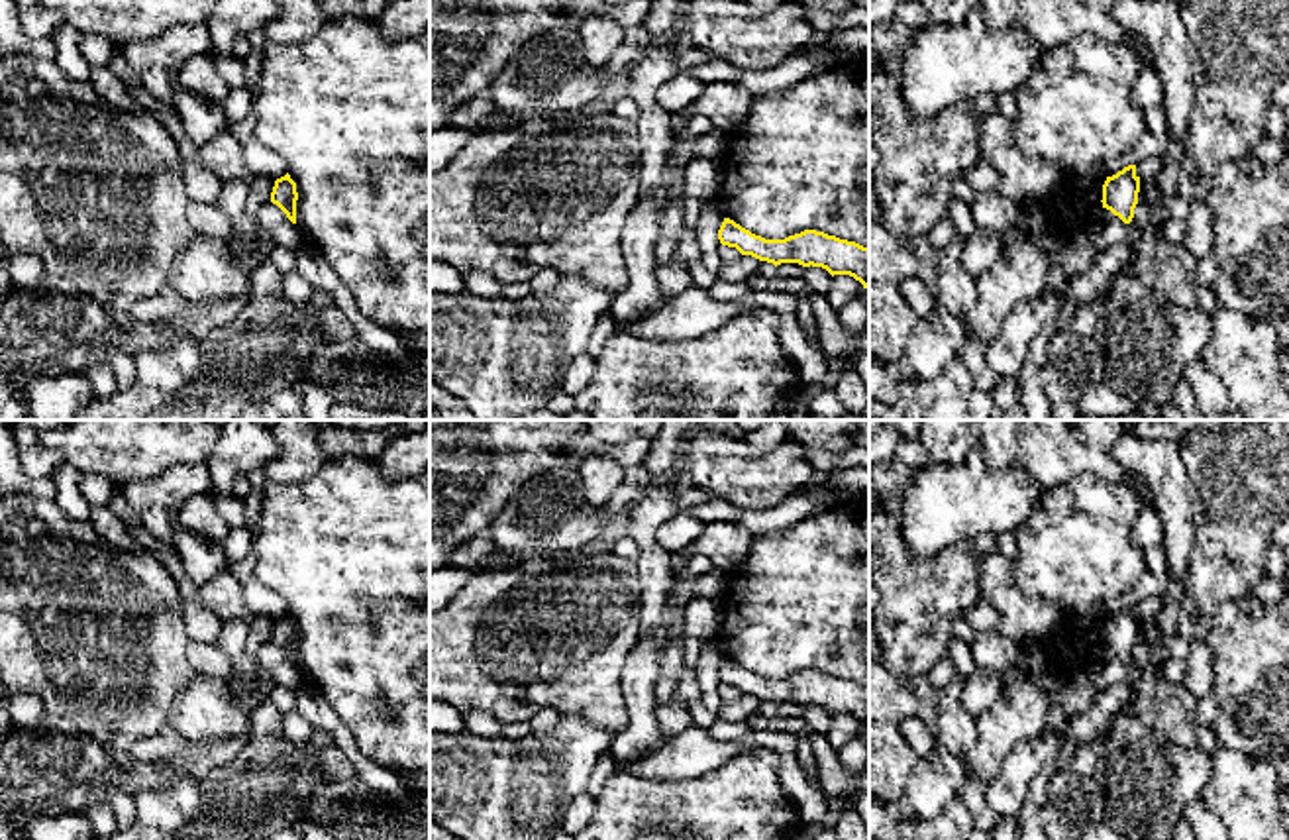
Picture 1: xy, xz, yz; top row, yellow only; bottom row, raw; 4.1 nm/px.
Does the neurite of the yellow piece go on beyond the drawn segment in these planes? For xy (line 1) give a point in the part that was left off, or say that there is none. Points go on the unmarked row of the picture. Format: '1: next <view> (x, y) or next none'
1: next none

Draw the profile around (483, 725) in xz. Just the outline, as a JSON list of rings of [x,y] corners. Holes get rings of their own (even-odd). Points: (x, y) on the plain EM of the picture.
[[[479,710],[463,712],[463,722],[465,730],[479,738],[496,738],[504,726],[492,714]]]

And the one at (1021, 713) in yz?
[[[1028,673],[1006,683],[997,703],[975,718],[977,742],[963,756],[965,773],[991,783],[1016,744],[1048,732],[1048,714],[1048,697]]]

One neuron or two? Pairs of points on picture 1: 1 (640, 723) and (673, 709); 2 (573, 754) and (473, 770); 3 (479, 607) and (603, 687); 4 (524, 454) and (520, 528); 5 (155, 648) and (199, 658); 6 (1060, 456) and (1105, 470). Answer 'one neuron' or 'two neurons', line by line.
1: two neurons
2: one neuron
3: one neuron
4: two neurons
5: two neurons
6: one neuron

